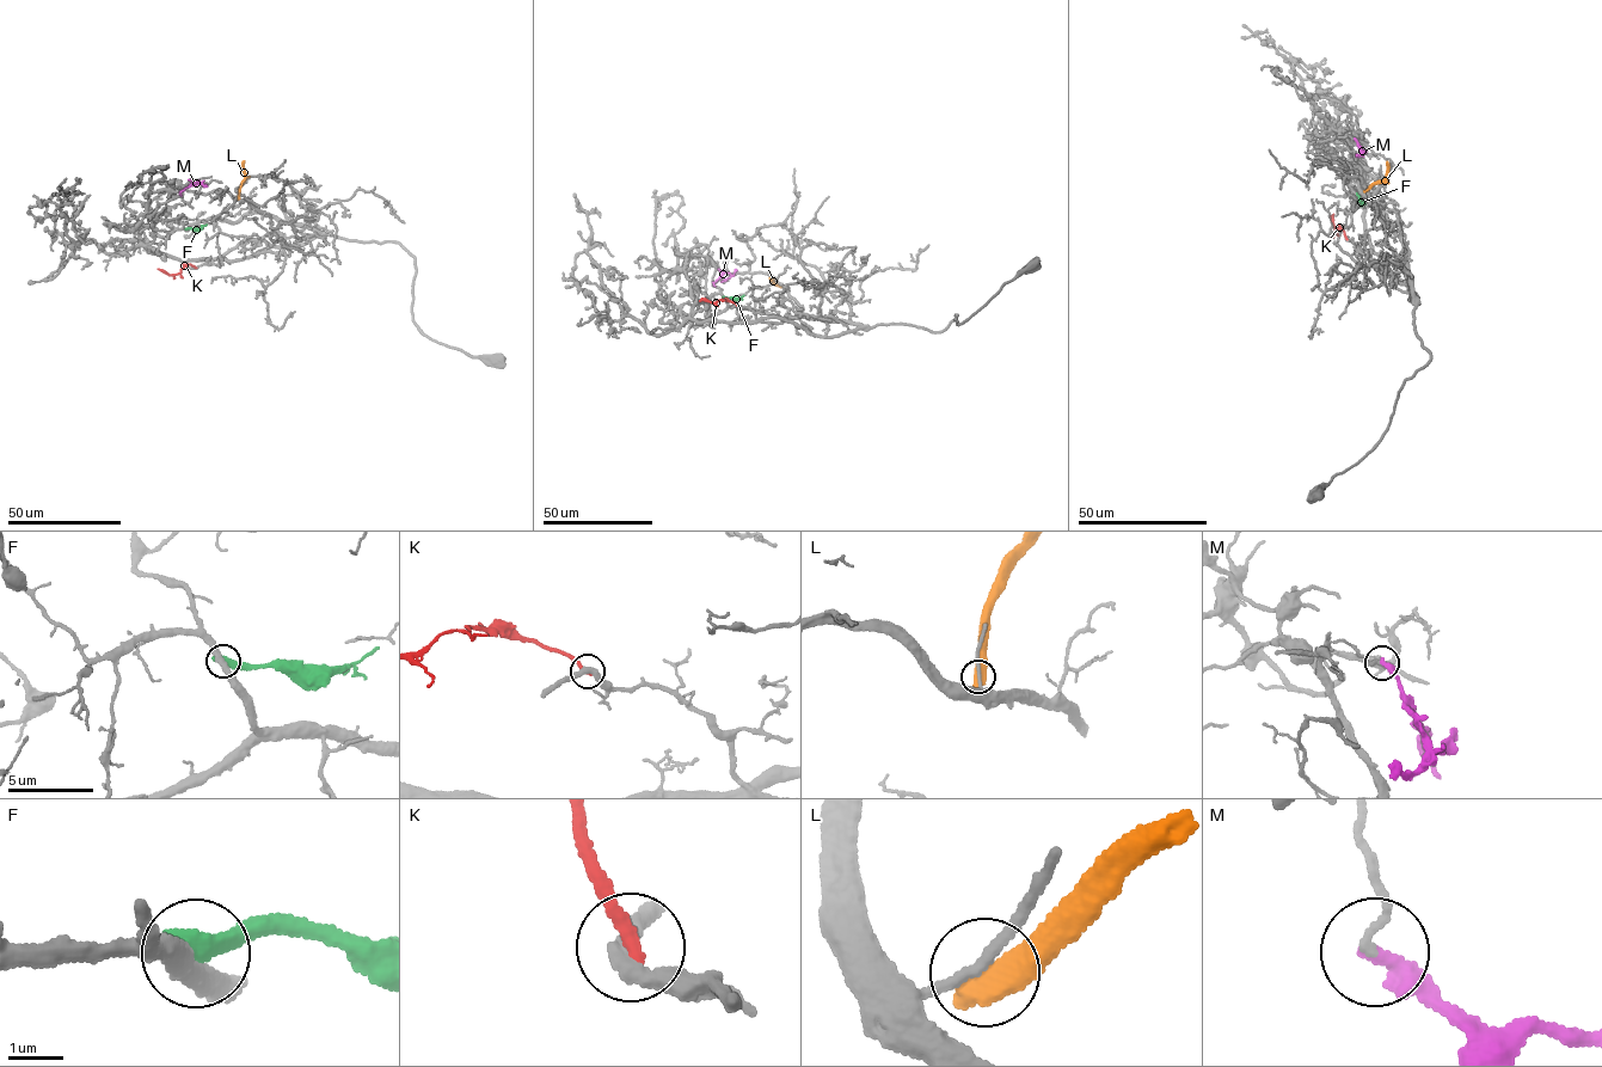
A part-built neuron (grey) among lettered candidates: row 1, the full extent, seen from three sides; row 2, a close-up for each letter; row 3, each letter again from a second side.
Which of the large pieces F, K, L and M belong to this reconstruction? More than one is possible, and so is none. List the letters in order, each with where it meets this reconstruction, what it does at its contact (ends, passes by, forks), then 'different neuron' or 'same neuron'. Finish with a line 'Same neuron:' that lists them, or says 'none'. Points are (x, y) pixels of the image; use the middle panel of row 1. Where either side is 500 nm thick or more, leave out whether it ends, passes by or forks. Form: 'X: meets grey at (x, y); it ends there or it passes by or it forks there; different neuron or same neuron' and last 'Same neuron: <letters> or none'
F: meets grey at (724, 296); it ends there; different neuron
K: meets grey at (737, 305); it ends there; different neuron
L: meets grey at (769, 278); different neuron
M: meets grey at (718, 269); it ends there; different neuron
Same neuron: none

